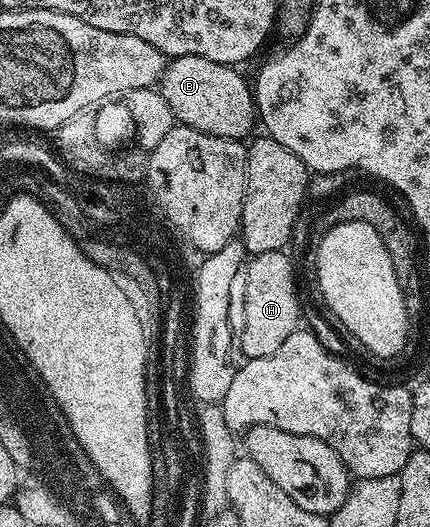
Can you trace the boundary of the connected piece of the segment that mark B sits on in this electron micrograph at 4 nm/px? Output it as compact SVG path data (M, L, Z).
M197 55L172 57L157 88L178 124L237 141L246 138L246 133L257 125L252 86L239 72L236 66L213 63L213 59L201 59Z

